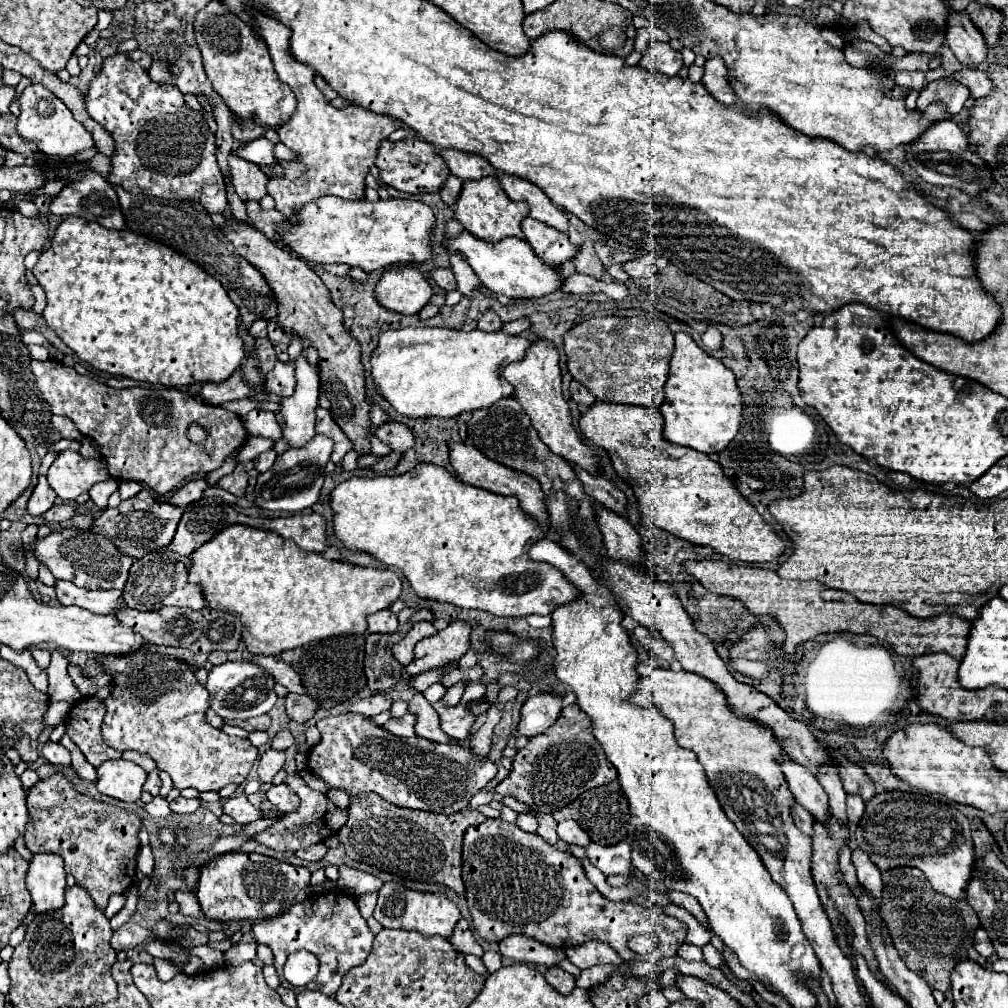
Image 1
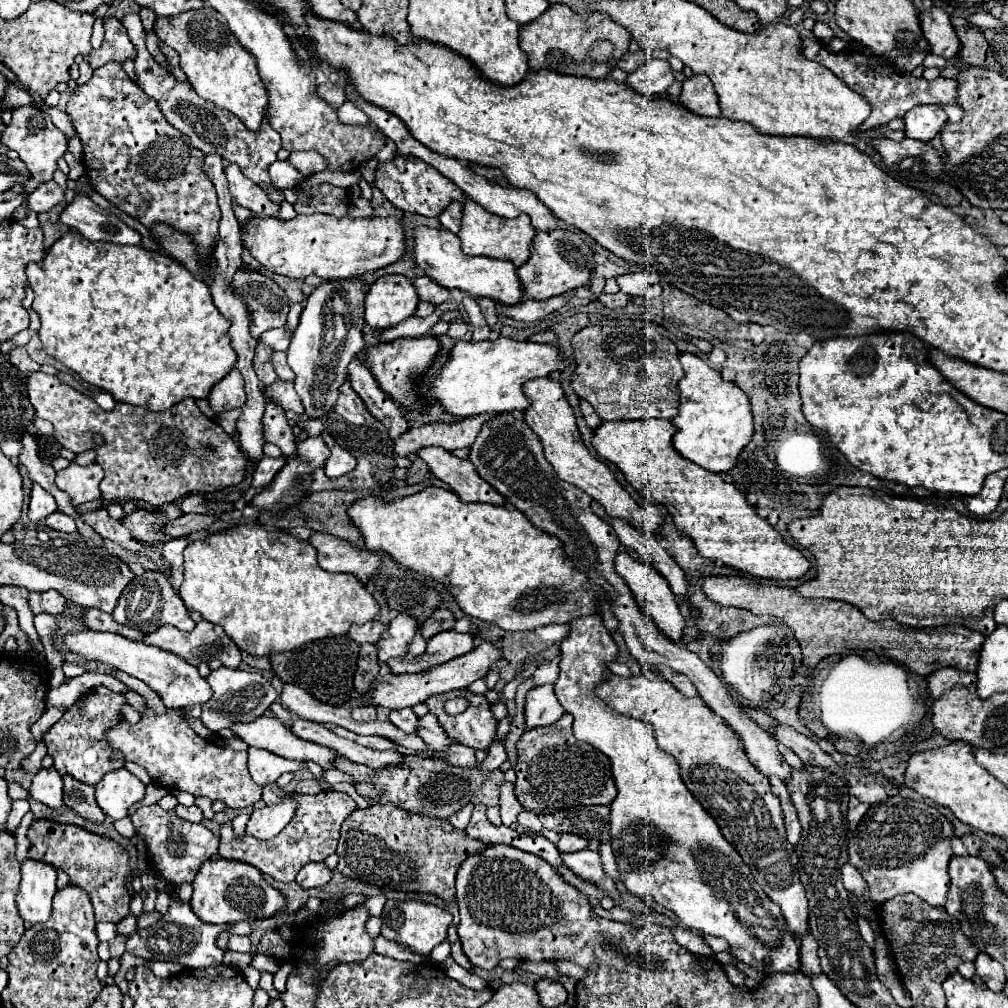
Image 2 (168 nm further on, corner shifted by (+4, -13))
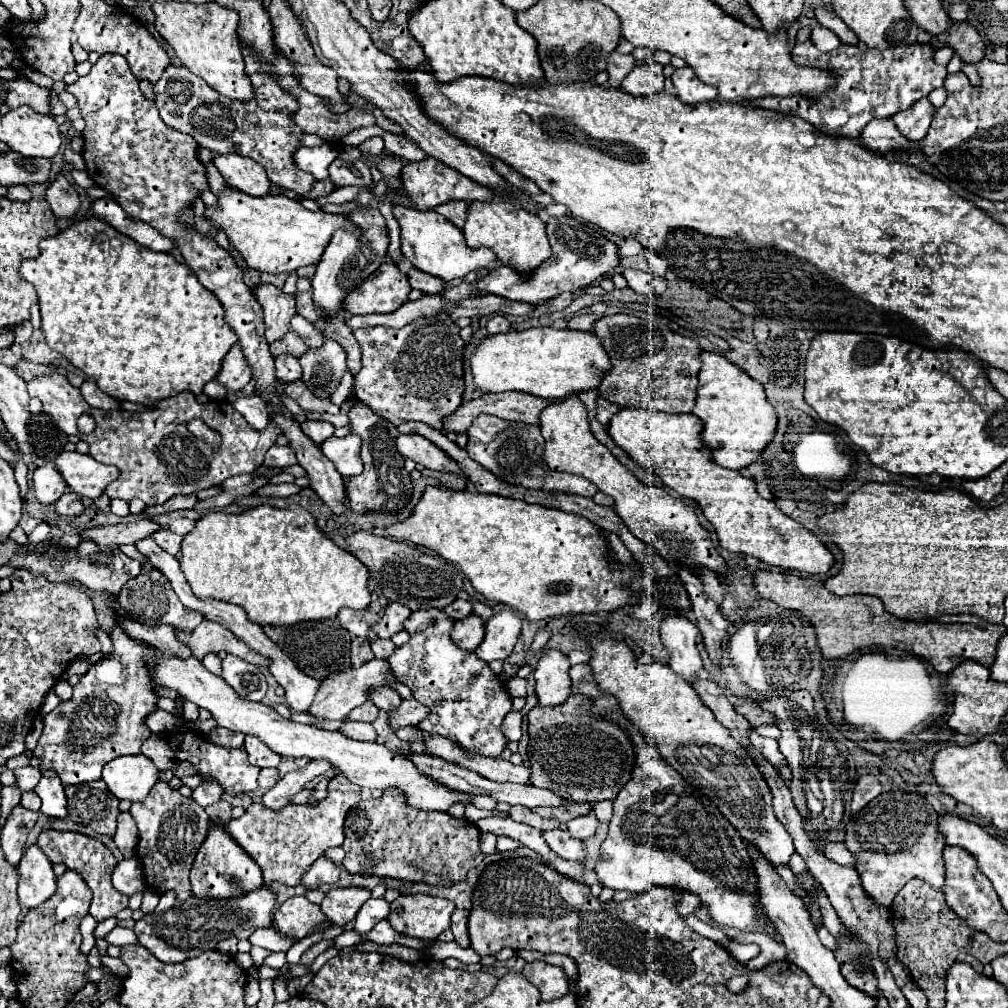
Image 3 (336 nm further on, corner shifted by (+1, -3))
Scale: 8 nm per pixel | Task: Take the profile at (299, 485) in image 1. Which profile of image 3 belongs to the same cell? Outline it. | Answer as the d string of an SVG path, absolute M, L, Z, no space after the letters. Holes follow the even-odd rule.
M319 419L319 421L305 421L303 425L301 425L301 429L303 429L303 433L309 437L309 439L313 439L315 443L323 443L325 439L329 439L331 435L333 435L333 431L335 431L335 427L331 425L331 423L327 423L327 421L323 421L323 419Z

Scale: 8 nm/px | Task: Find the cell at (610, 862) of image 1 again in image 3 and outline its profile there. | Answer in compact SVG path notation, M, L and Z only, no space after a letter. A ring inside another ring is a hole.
M553 829L553 831L545 831L545 841L547 845L563 859L571 859L571 861L583 861L587 857L585 845L579 839L573 839L567 831L563 829Z

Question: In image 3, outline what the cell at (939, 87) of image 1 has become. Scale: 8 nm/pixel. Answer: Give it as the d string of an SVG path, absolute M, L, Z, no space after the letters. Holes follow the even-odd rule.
M919 99L919 103L915 103L915 107L909 107L907 111L899 111L899 115L893 115L891 119L897 123L899 131L911 139L911 141L921 141L925 139L929 125L933 121L935 115L935 107L929 99Z

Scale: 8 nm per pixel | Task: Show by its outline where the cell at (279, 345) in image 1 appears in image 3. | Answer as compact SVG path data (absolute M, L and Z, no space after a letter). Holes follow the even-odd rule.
M283 353L283 355L275 357L275 369L277 369L279 381L289 383L289 381L301 379L301 365L299 365L297 357L291 353Z

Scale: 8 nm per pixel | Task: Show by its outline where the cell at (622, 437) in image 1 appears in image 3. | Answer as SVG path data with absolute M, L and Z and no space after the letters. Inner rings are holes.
M621 409L611 417L607 427L615 445L619 445L637 465L651 469L669 489L675 489L701 507L707 521L715 527L723 549L753 555L773 567L811 575L827 573L833 565L833 555L823 541L801 523L781 513L773 499L763 499L755 491L753 479L717 465L711 451L699 441L699 431L701 421L695 415L661 413L655 409Z

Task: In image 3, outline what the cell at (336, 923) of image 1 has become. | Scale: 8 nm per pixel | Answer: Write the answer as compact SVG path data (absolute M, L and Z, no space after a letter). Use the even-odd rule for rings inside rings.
M369 899L359 911L357 911L357 917L355 917L355 925L353 925L353 931L359 933L359 935L367 935L377 921L385 919L389 913L389 903L385 899Z

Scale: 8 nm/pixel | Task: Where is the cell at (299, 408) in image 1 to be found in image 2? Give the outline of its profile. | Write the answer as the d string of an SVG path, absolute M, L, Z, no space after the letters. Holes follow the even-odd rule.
M362 277L336 279L318 285L306 299L306 307L300 315L300 323L294 331L288 365L296 373L296 393L300 395L306 413L314 419L330 411L338 397L338 387L346 381L348 363L364 349L364 289Z

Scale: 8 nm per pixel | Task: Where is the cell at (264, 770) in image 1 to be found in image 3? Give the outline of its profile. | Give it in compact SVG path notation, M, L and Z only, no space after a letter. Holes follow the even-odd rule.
M245 737L245 751L249 753L249 761L257 767L277 767L281 763L281 755L271 751L261 739Z

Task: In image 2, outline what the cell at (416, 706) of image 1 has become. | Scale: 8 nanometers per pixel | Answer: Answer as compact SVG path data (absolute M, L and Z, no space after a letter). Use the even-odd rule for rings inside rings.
M396 709L396 711L390 713L388 719L390 719L398 729L402 729L402 731L406 731L406 733L416 733L416 721L418 721L418 717L414 715L412 709Z

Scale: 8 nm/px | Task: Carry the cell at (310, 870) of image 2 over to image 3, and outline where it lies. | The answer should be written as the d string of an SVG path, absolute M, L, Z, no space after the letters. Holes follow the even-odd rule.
M321 855L301 879L301 885L307 889L317 889L321 885L333 885L339 879L339 867L325 855Z

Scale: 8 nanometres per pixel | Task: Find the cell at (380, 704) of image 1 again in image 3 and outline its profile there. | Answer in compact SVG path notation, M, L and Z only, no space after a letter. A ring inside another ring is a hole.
M367 701L367 703L363 703L363 707L357 707L357 709L353 709L347 717L351 719L351 721L375 721L375 717L377 717L377 707L375 707L375 703L371 703L371 701Z

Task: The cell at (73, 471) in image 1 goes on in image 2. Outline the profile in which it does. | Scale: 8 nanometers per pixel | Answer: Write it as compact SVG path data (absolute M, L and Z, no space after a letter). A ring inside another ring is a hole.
M72 461L66 469L56 473L56 485L72 497L74 505L98 499L102 479L104 479L104 471L98 463L82 467Z

